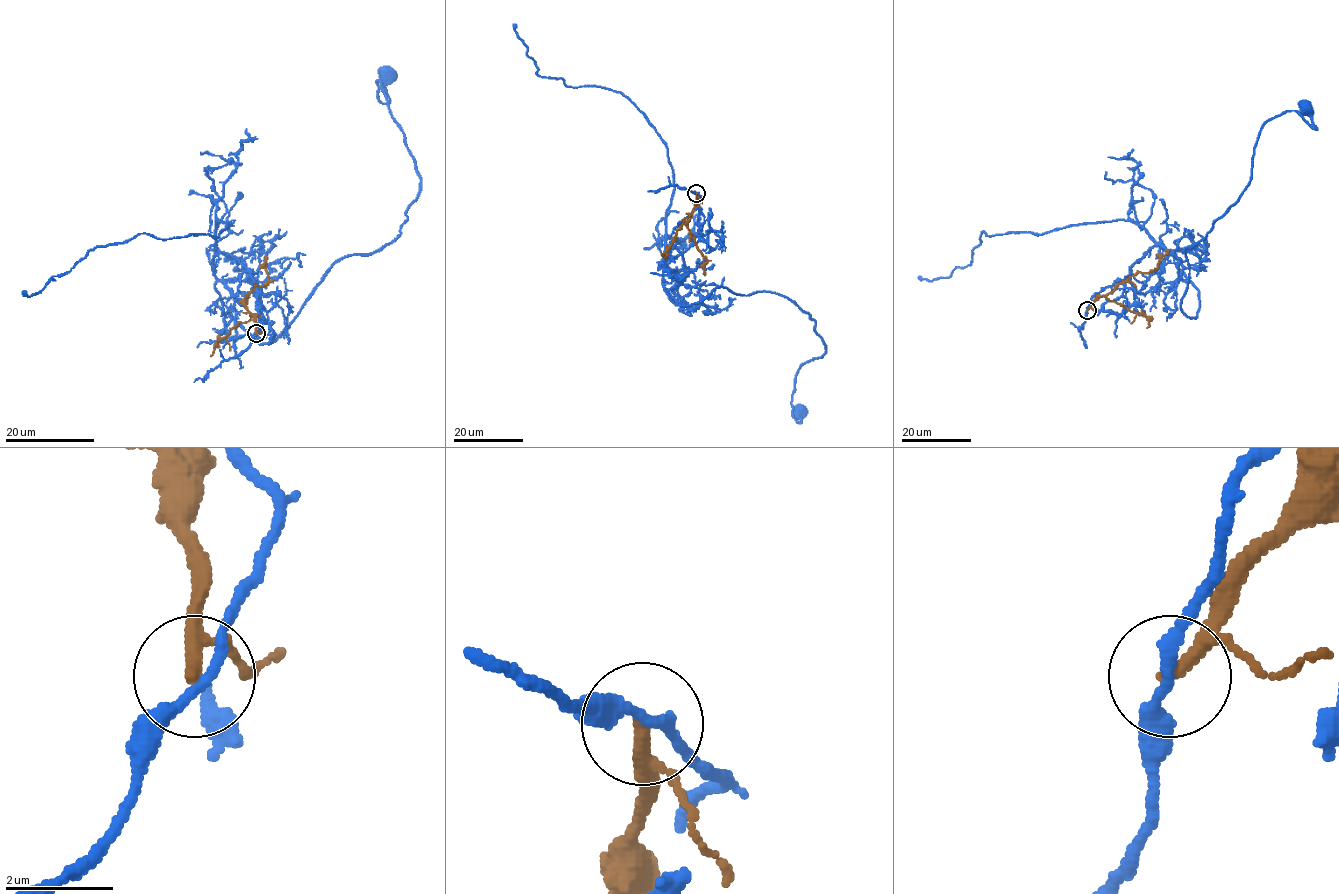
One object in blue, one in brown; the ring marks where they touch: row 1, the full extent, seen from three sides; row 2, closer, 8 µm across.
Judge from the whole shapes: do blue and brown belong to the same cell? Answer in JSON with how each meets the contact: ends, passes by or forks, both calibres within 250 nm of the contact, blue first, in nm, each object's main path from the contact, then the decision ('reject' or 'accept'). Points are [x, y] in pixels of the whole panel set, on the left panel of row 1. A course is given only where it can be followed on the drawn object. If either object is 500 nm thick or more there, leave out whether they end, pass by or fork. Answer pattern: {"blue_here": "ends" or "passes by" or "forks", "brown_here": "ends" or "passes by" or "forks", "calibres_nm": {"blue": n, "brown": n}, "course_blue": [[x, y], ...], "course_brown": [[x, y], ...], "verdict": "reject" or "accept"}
{"blue_here": "passes by", "brown_here": "passes by", "calibres_nm": {"blue": 200, "brown": 200}, "course_blue": [[256, 334], [255, 280], [219, 251], [219, 299], [272, 343], [341, 259], [400, 233], [420, 175], [386, 78]], "course_brown": [[256, 334], [255, 318], [248, 311], [245, 298], [256, 286], [264, 286], [268, 281], [266, 257]], "verdict": "reject"}

